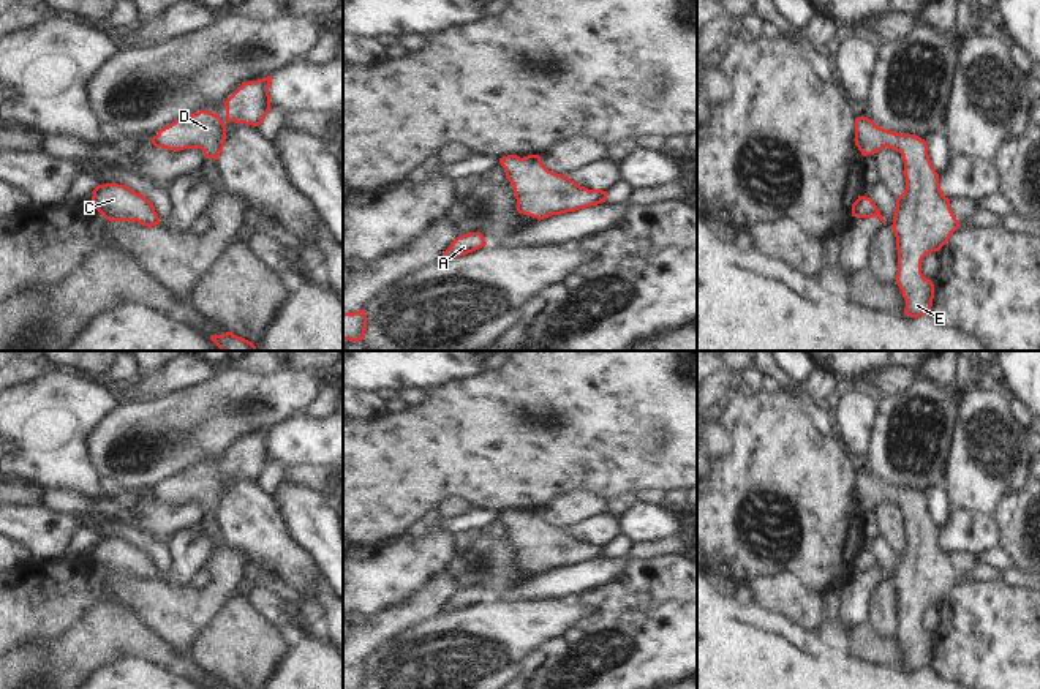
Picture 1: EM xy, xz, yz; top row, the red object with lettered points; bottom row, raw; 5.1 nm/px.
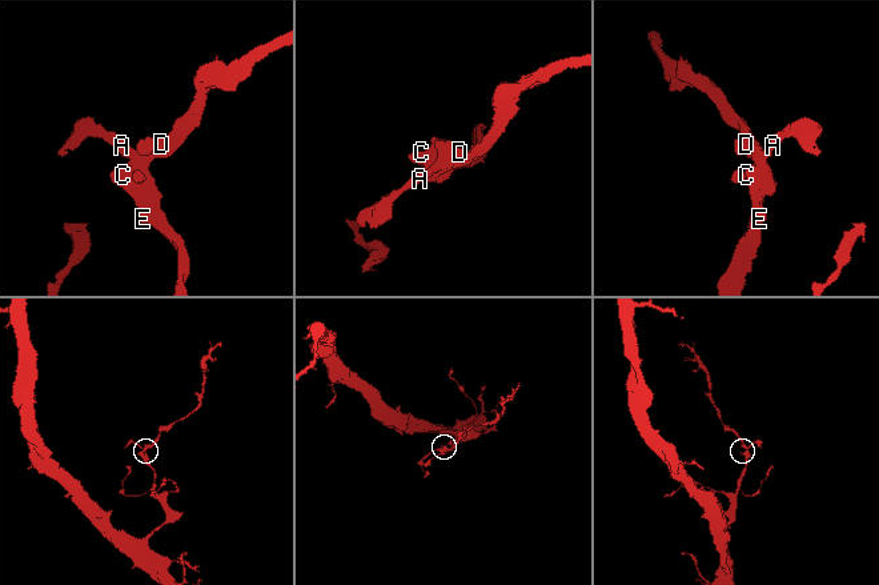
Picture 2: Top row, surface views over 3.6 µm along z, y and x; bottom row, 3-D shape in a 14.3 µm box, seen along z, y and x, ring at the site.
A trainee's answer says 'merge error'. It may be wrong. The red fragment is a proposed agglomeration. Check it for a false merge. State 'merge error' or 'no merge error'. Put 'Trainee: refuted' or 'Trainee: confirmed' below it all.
no merge error
Trainee: refuted

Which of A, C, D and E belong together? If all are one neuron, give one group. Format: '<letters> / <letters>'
A C D E

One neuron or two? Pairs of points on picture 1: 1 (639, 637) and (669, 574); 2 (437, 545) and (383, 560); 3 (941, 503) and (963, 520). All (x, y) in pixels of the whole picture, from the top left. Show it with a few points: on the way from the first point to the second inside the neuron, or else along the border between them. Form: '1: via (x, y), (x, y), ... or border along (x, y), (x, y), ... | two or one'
1: via (655, 621), (669, 607), (669, 590) | one
2: via (424, 558), (395, 560) | one
3: border along (953, 508), (950, 522), (939, 530) | two

